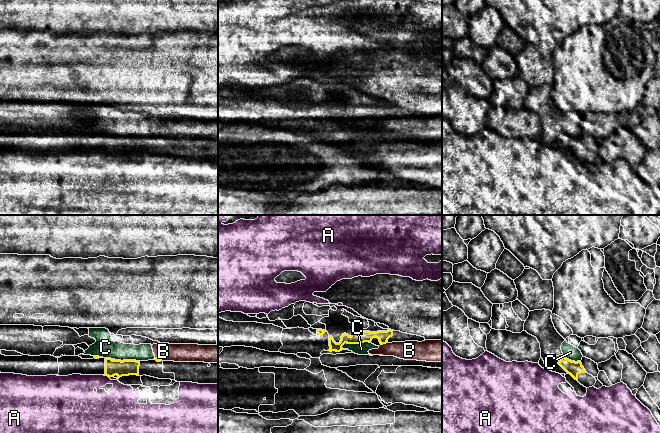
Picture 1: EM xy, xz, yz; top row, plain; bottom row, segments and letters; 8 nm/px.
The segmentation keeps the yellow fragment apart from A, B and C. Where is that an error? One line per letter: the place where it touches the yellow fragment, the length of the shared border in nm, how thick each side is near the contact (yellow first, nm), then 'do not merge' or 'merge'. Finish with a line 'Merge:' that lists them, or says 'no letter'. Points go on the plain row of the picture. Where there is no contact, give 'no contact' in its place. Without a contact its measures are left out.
A: meets yellow in xy at (106, 151); contact 50 nm long; 130 nm thick on the yellow side, 240 nm on the other; do not merge
B: meets yellow in xz at (384, 119); contact 60 nm long; 100 nm thick on the yellow side, 160 nm on the other; do not merge
C: meets yellow in xz at (354, 119); contact 220 nm long; 100 nm thick on the yellow side, 100 nm on the other; do not merge
Merge: no letter

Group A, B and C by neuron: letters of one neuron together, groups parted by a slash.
A / B C

